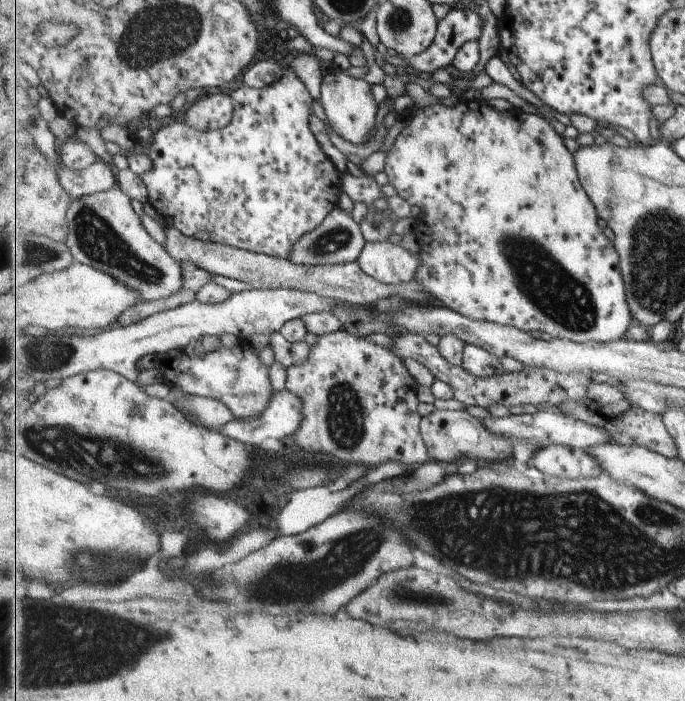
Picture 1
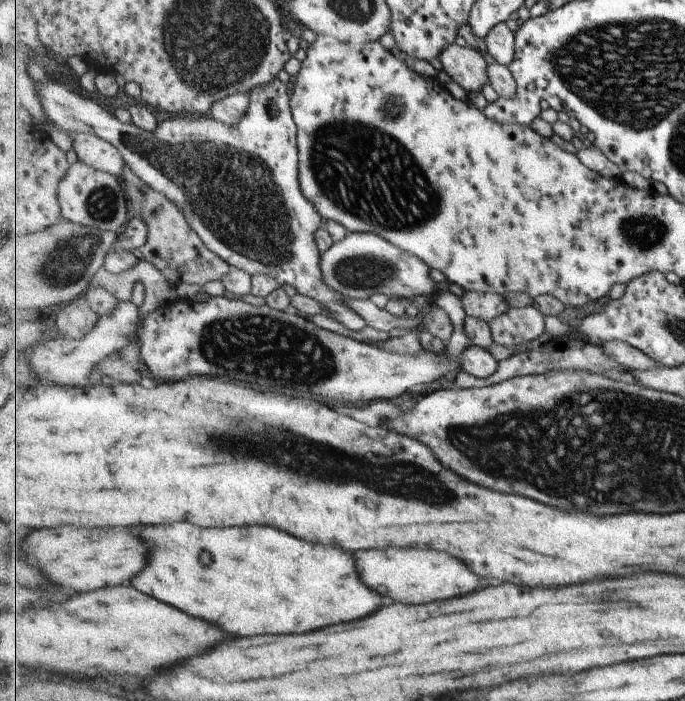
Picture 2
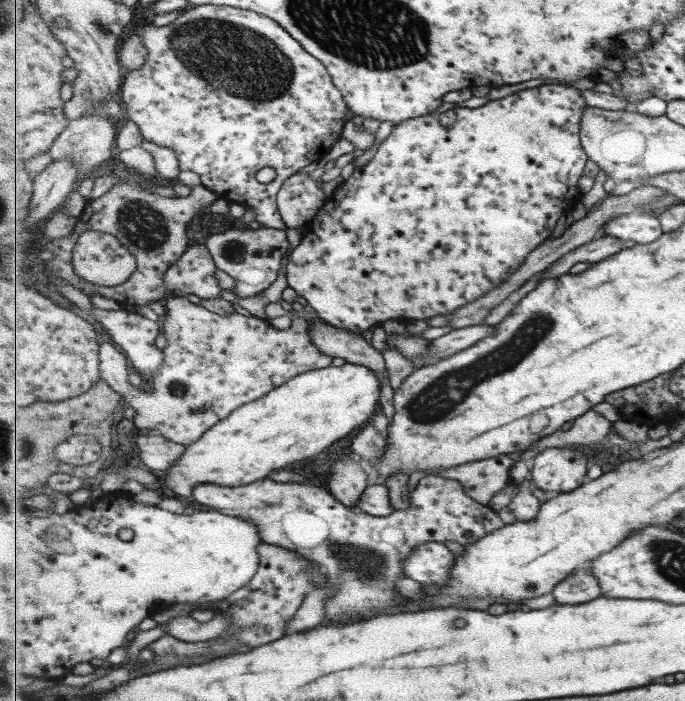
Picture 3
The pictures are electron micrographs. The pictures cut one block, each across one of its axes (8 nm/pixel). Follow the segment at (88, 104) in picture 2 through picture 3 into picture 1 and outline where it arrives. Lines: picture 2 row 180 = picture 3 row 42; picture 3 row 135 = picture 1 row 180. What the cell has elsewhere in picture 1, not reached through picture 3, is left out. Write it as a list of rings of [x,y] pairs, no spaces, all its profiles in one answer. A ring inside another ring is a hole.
[[[289,66],[285,67],[285,74],[283,74],[283,78],[279,82],[275,82],[271,86],[265,86],[262,89],[244,85],[230,92],[229,97],[233,100],[233,120],[225,128],[208,131],[195,130],[183,119],[175,120],[168,126],[163,126],[154,134],[152,147],[148,154],[153,160],[154,167],[151,172],[145,172],[141,176],[148,190],[148,208],[160,217],[165,226],[178,228],[187,236],[198,238],[203,242],[225,243],[248,251],[287,259],[293,252],[293,246],[300,242],[301,237],[321,226],[325,218],[337,208],[339,194],[343,192],[342,172],[329,158],[329,155],[325,154],[324,147],[317,140],[316,134],[313,134],[311,116],[315,116],[313,114],[313,101],[315,100],[309,94],[307,86],[295,76]]]

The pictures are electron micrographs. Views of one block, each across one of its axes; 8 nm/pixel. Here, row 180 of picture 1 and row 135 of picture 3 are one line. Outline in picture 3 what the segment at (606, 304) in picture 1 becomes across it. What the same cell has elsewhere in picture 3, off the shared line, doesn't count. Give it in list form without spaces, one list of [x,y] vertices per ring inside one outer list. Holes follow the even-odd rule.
[[[561,83],[541,84],[538,87],[523,89],[522,91],[507,95],[501,99],[488,101],[480,108],[461,108],[455,106],[453,109],[442,114],[425,115],[394,124],[391,133],[381,142],[374,157],[362,168],[355,169],[352,175],[346,181],[343,181],[341,186],[336,188],[324,206],[315,215],[315,218],[307,225],[306,233],[303,234],[300,243],[291,250],[287,259],[286,278],[288,286],[294,288],[298,292],[298,296],[305,298],[316,312],[316,315],[321,317],[321,320],[325,320],[327,324],[331,324],[331,326],[335,326],[335,328],[341,328],[341,330],[347,330],[347,332],[368,335],[378,324],[382,324],[387,320],[393,321],[397,320],[397,318],[409,318],[425,321],[427,318],[433,318],[433,316],[451,316],[453,312],[460,311],[460,308],[464,307],[466,304],[472,303],[482,296],[486,296],[489,291],[497,286],[501,286],[506,280],[509,280],[512,273],[523,266],[528,256],[531,255],[533,251],[536,251],[537,248],[553,234],[553,230],[555,230],[555,226],[559,224],[561,216],[563,216],[565,212],[570,212],[571,208],[575,208],[577,202],[579,202],[584,195],[581,193],[581,190],[579,190],[579,180],[581,180],[583,170],[585,170],[585,166],[587,166],[589,160],[587,160],[587,153],[585,152],[582,140],[579,138],[579,132],[581,132],[582,118],[587,108],[588,101],[583,91],[579,90],[579,88],[572,88],[568,85],[562,85]]]

